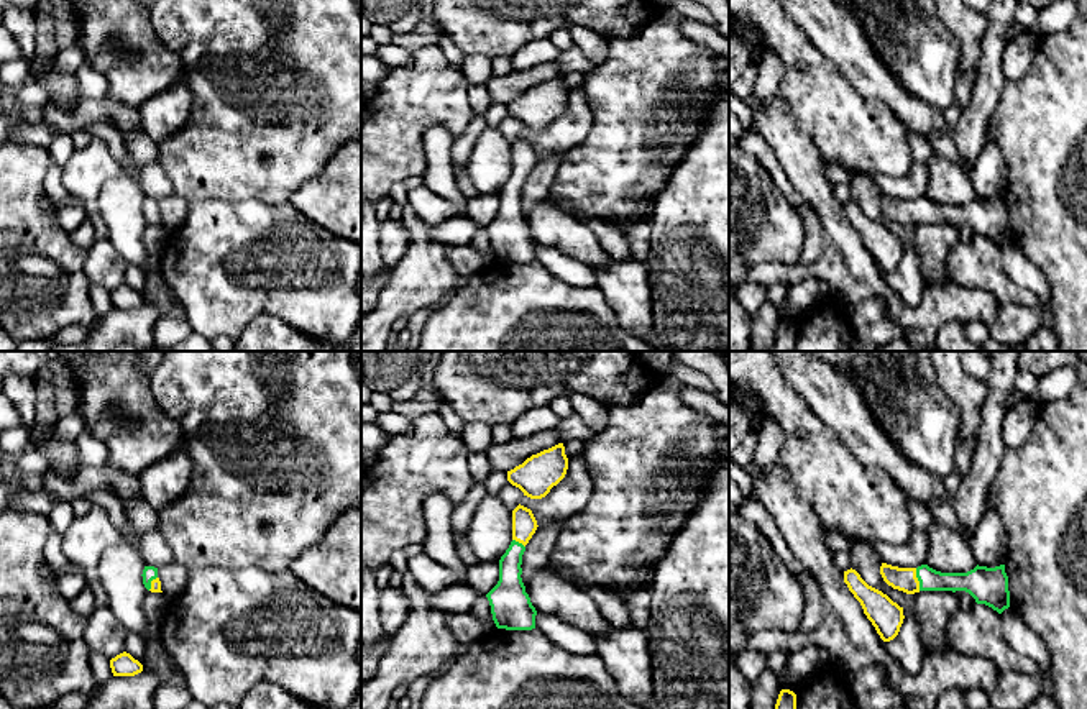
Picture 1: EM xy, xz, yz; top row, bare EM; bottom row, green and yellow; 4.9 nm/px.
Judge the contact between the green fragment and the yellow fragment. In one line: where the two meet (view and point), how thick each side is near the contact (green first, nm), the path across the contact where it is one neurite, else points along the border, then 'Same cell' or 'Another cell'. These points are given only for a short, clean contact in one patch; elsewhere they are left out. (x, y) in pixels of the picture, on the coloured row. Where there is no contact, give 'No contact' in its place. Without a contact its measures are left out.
Touches green at yz (918, 580). Thickness 110 nm (green) against 120 nm. Path across: yz (930, 580), (918, 580), (905, 580). Same cell

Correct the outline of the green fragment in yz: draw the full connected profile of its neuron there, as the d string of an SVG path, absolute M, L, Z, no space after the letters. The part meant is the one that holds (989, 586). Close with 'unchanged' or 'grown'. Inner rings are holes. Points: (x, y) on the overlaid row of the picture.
M882 563L880 574L888 586L906 594L920 591L965 591L977 604L985 604L998 614L1010 607L1005 565L995 568L977 565L967 573L941 573L928 565L898 568Z; grown

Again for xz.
M517 505L512 510L512 542L499 560L499 581L486 594L493 620L498 629L532 630L537 611L522 583L522 555L525 545L537 530L537 520L530 509Z; grown

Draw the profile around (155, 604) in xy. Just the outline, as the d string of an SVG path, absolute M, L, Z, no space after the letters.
M148 591L143 601L143 612L148 622L148 627L159 634L163 619L167 611L169 597L164 592L151 592Z

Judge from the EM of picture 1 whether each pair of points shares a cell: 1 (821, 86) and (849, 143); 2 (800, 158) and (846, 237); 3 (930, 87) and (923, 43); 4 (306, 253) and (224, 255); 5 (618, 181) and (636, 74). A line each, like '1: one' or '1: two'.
1: one
2: one
3: one
4: one
5: one

